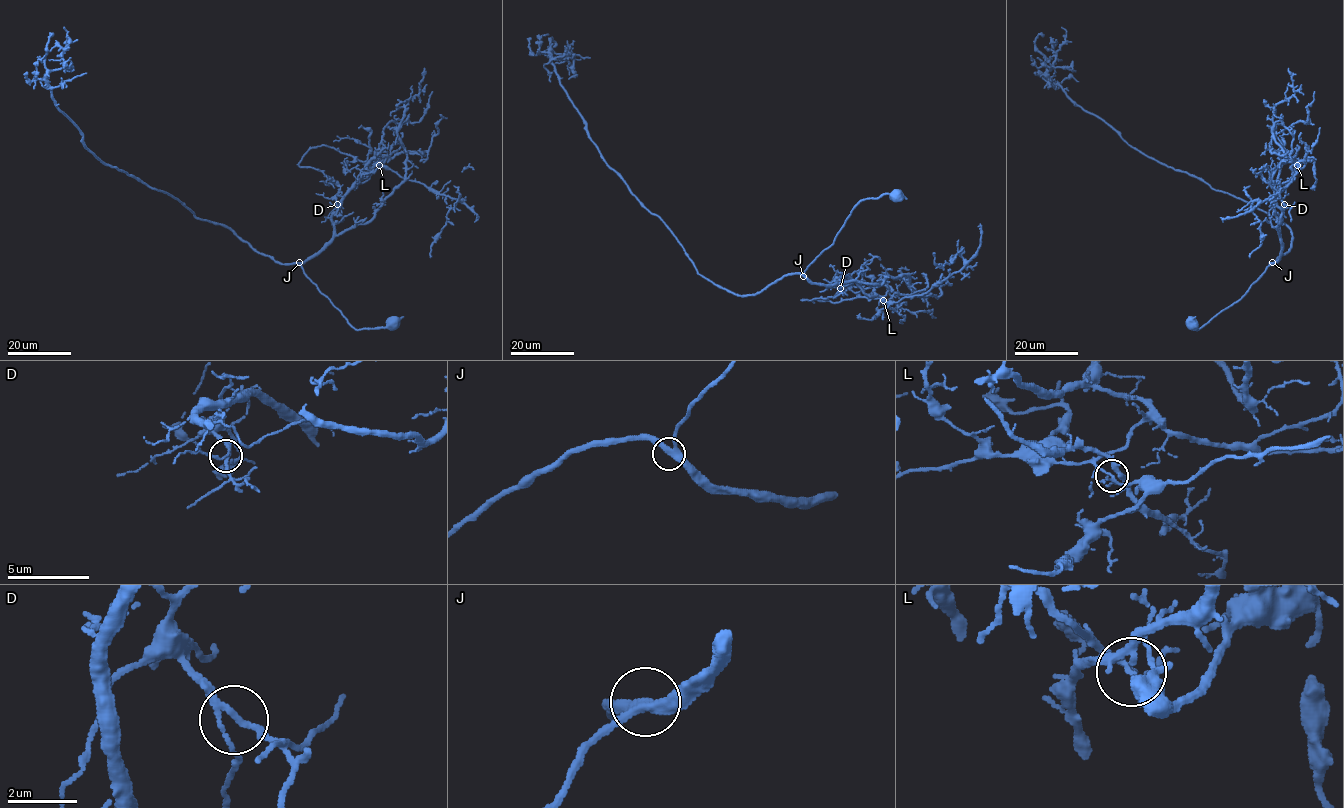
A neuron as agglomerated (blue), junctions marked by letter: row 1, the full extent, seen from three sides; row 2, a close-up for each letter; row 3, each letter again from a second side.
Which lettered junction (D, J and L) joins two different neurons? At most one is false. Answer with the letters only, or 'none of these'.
L

